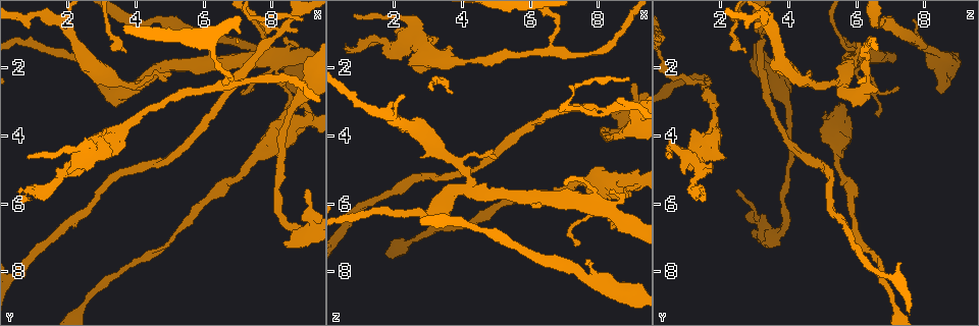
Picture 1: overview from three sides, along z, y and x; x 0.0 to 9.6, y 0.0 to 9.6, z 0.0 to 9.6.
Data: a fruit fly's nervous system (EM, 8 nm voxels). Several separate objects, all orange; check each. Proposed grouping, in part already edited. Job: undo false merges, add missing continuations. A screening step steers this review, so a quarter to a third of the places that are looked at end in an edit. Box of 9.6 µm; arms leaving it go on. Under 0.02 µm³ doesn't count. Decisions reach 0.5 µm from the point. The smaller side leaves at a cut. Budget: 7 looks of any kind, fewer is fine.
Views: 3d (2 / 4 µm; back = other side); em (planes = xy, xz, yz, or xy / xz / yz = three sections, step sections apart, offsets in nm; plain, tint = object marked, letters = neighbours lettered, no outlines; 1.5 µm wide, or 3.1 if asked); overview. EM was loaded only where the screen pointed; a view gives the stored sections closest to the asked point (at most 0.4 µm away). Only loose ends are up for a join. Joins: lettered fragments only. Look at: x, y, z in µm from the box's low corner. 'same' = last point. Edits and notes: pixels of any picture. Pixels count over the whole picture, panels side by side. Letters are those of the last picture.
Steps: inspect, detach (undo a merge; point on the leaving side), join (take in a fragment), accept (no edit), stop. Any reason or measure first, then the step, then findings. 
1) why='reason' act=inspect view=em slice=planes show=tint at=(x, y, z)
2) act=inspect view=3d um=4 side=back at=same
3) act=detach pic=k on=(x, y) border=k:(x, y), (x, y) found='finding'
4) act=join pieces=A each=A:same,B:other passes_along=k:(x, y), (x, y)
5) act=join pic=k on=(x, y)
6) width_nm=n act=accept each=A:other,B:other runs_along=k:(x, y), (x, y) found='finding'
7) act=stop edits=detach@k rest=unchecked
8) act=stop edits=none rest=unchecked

why='thin end' act=inspect view=3d um=2 at=(9.05, 5.60, 2.40)

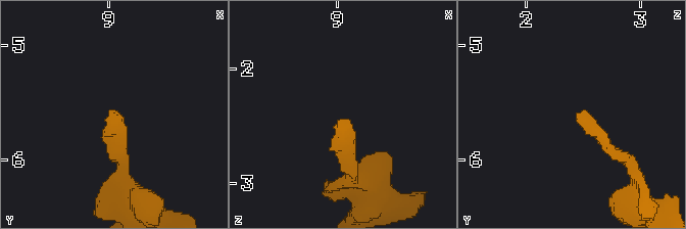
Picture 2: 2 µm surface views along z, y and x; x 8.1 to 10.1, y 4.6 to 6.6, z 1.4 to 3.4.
why='shape alone is not enough' act=inspect view=em slice=xz step=8 show=tint at=(9.02, 5.58, 2.46)

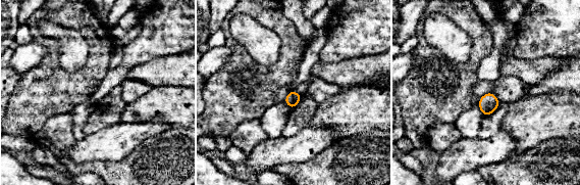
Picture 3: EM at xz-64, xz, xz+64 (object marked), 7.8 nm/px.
why='see the neighbours' act=inspect view=em slice=xz step=8 show=letters at=same

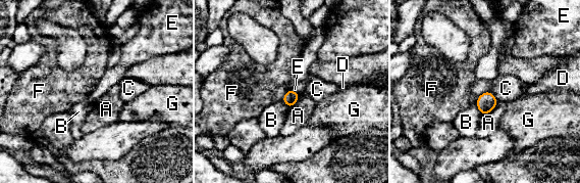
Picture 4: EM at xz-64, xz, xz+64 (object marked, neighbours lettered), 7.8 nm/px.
longest_contact=A:170nm act=accept each=A:other,B:other,C:other,D:other,E:other,F:other,G:other border=4:(288, 90), (281, 99) found='none of them fits'

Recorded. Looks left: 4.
why='side arm on a straight run' act=inspect view=3d um=4 at=(4.40, 2.30, 5.65)

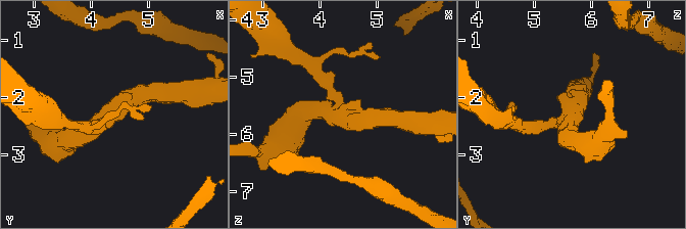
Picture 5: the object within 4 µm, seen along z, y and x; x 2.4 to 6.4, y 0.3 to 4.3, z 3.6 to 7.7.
arms=3 arm_widths_nm=240,300,360 act=inspect view=em slice=yz step=4 show=tint at=(4.35, 2.30, 5.60)

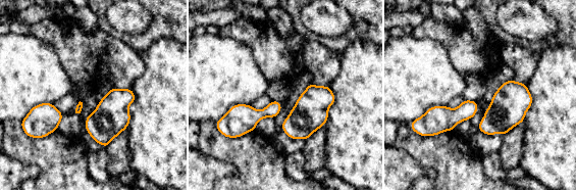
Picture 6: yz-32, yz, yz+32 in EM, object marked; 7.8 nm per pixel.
act=inspect view=em slice=planes show=letters at=same

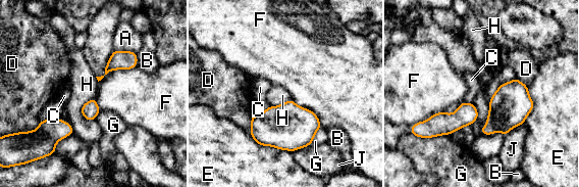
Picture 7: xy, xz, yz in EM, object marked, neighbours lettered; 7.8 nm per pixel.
act=accept each=A:other,B:other,C:other,D:other,E:other,F:other,G:other,H:other,J:other border=7:(95, 97), (81, 109), (88, 121) found='all the same cell'

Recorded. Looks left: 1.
act=stop edits=none rest=unchecked

